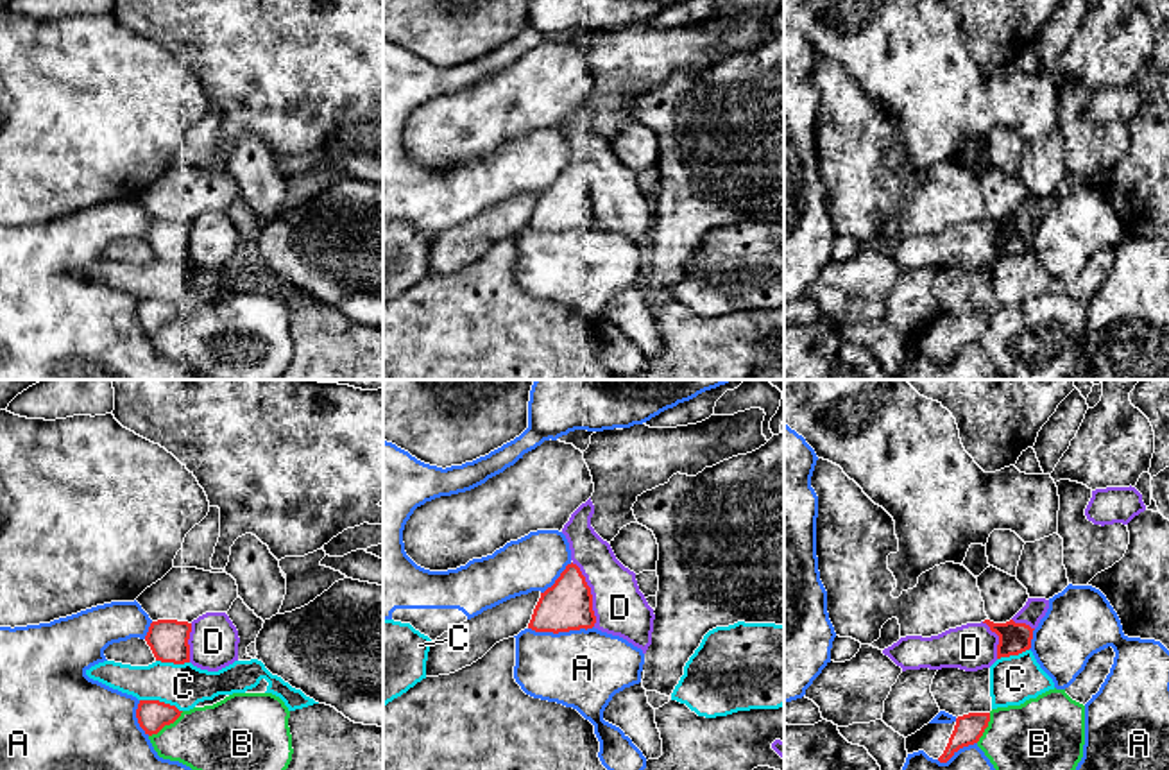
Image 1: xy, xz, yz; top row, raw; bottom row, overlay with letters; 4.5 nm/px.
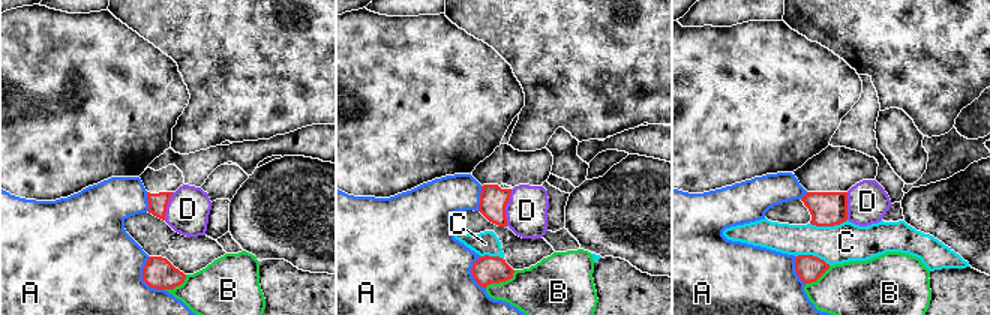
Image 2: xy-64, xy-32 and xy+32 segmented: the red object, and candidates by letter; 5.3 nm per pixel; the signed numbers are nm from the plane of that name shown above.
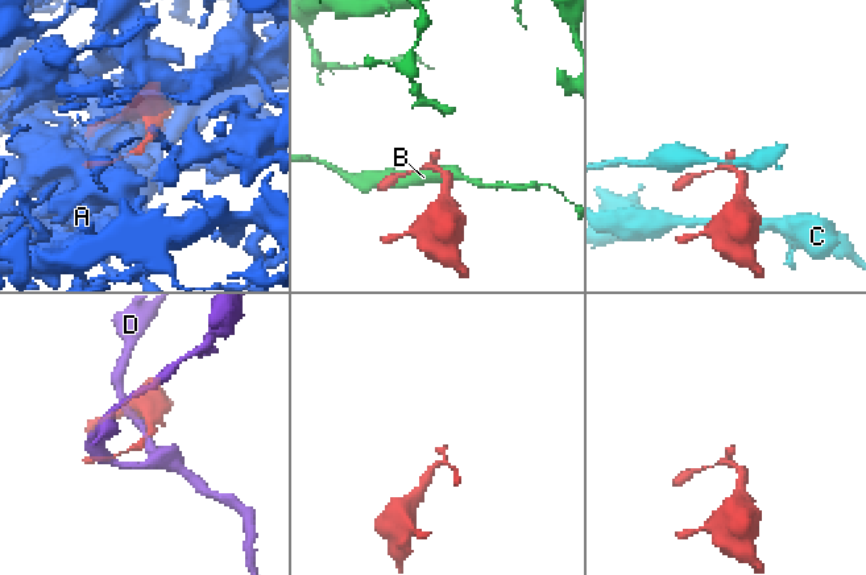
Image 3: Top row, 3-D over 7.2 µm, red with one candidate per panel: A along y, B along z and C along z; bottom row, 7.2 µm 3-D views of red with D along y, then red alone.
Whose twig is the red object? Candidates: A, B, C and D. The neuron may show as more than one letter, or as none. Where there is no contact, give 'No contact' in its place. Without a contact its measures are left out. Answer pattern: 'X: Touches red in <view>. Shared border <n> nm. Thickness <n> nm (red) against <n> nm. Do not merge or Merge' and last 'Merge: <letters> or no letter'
A: Touches red in xz. Shared border 300 nm. Thickness 220 nm (red) against 360 nm. Do not merge
B: Touches red in xy. Shared border 200 nm. Thickness 140 nm (red) against 320 nm. Do not merge
C: Touches red in xy. Shared border 200 nm. Thickness 140 nm (red) against 190 nm. Do not merge
D: Touches red in xz. Shared border 300 nm. Thickness 220 nm (red) against 240 nm. Do not merge
Merge: no letter

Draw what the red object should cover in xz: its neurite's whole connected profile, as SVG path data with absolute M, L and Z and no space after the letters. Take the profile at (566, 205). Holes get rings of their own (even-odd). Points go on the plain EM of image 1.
M567 163L551 186L541 192L528 227L535 231L569 231L593 227L591 186L576 163Z

